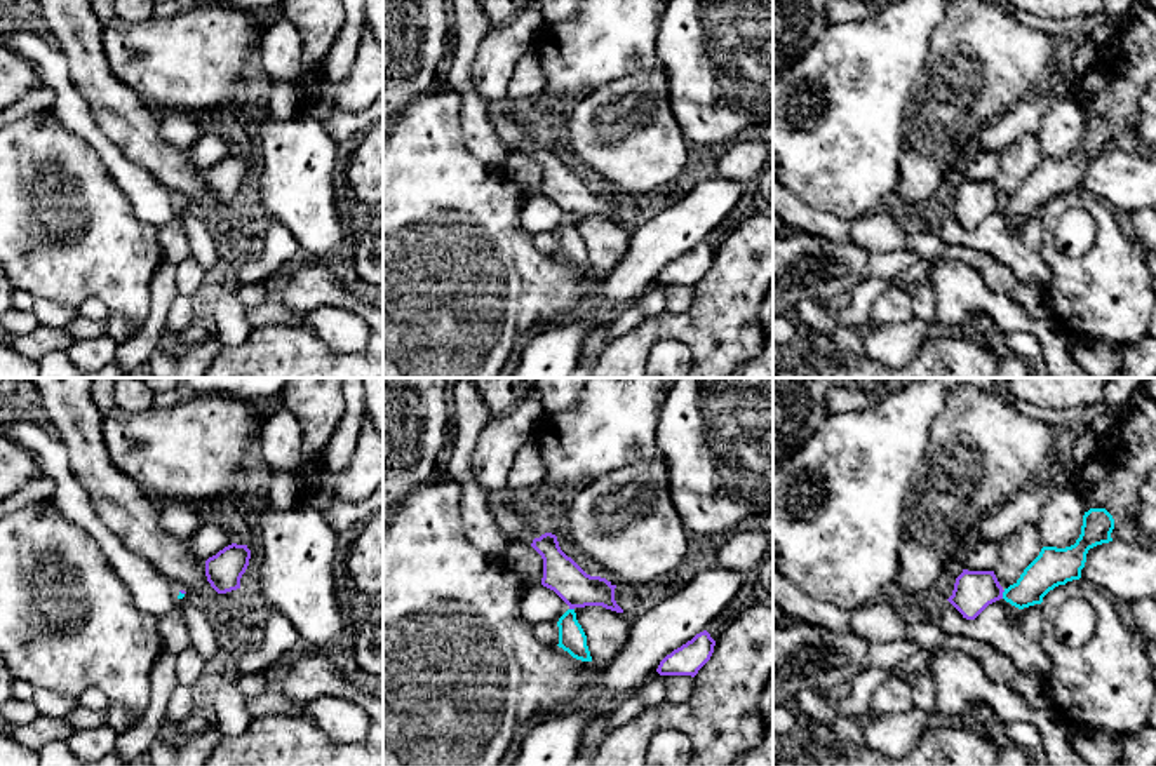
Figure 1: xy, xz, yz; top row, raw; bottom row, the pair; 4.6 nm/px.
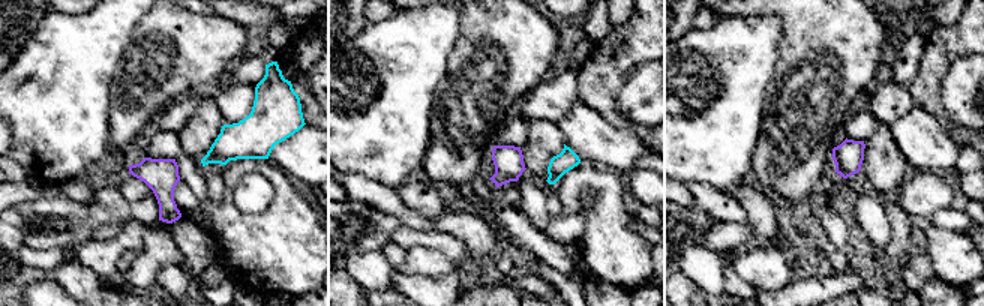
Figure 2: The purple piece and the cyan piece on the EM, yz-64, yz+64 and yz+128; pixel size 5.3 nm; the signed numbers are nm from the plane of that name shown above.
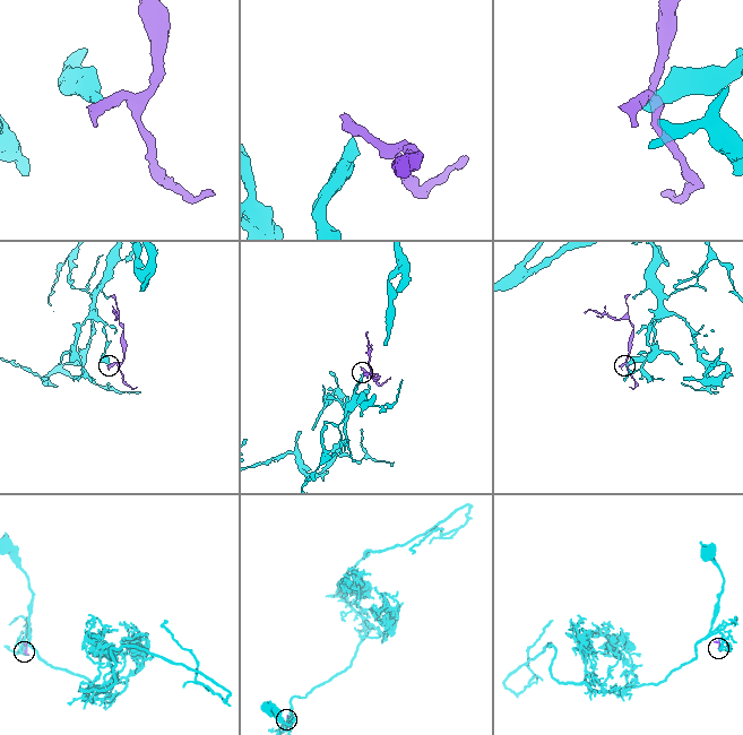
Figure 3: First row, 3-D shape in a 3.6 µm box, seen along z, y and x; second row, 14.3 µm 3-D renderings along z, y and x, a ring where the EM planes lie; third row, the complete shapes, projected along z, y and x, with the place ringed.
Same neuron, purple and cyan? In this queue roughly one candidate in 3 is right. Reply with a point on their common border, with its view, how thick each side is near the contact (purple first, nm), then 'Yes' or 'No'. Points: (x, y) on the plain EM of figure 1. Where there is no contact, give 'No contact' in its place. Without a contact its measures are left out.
Touches purple at yz (1001, 204). Thickness 190 nm (purple) against 170 nm. No

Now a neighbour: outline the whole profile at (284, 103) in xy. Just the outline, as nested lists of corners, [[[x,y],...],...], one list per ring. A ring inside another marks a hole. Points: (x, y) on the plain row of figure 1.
[[[272,82],[268,97],[270,113],[280,120],[292,120],[305,113],[301,94],[294,87],[282,87]]]

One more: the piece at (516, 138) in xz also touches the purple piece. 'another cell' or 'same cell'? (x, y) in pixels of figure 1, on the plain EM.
same cell

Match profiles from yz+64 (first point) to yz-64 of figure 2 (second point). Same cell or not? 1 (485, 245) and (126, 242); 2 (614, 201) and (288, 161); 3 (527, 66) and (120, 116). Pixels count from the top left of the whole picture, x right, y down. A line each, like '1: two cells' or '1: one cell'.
1: two cells
2: two cells
3: one cell

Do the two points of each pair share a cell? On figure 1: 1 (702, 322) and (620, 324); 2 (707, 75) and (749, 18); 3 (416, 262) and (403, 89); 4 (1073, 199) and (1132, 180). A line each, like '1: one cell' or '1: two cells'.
1: two cells
2: one cell
3: two cells
4: two cells

